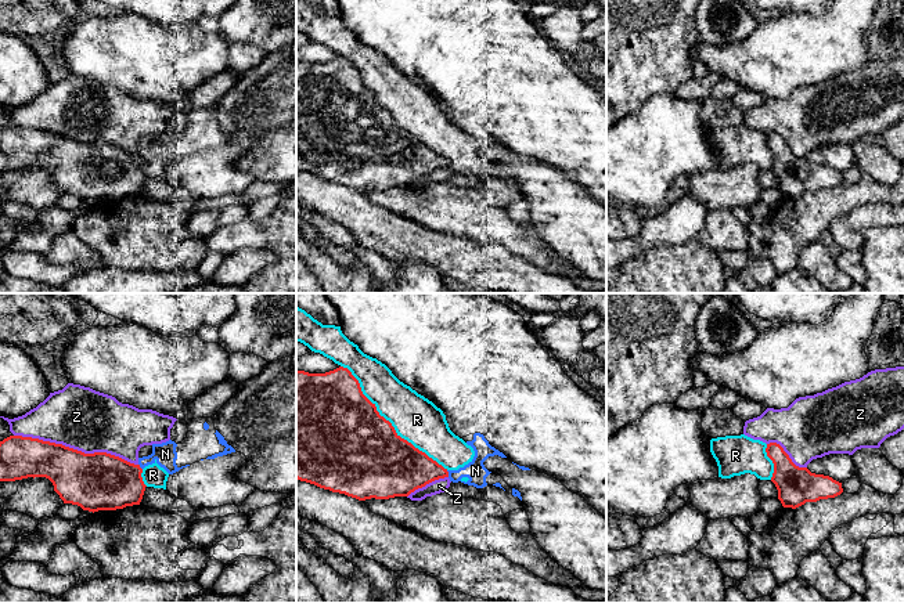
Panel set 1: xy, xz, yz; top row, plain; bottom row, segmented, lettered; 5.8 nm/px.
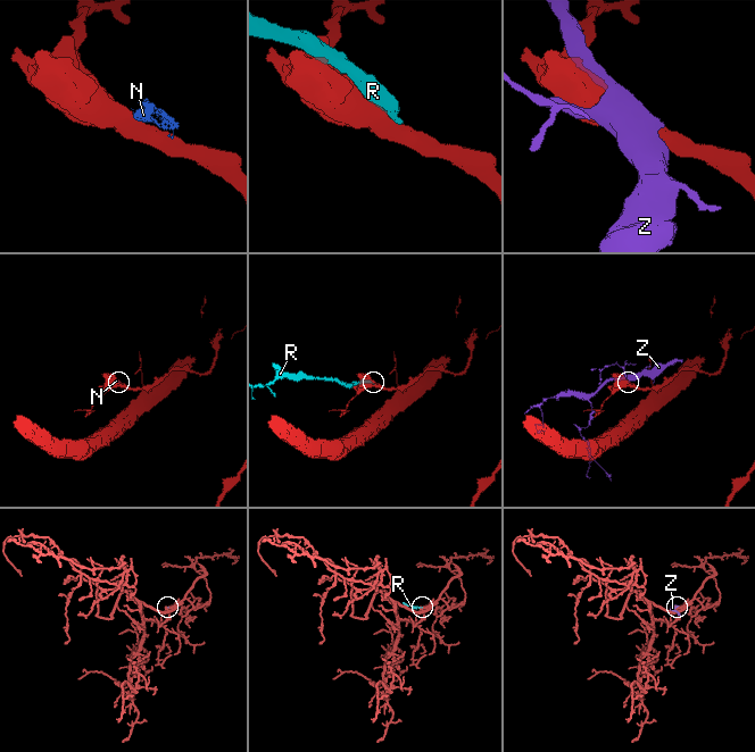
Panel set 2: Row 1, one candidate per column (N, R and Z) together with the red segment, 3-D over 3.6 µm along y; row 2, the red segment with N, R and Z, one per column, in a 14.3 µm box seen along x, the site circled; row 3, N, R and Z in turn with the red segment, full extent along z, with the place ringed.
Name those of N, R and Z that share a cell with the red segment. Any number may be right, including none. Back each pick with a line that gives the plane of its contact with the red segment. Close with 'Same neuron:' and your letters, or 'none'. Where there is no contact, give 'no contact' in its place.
Same neuron: none

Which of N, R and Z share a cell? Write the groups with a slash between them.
N R / Z

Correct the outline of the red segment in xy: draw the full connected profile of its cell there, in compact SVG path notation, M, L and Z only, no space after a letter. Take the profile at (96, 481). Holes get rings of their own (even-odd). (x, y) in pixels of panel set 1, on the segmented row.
M22 436L0 441L0 481L46 477L64 503L78 505L93 513L140 505L147 487L141 473L140 465L107 452L84 454L62 444Z

